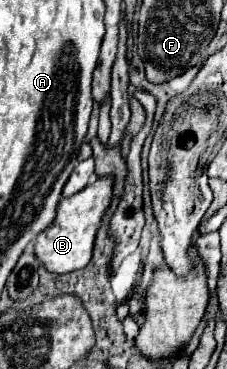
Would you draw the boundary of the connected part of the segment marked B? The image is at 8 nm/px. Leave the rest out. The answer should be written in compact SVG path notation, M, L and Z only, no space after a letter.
M102 176L90 182L84 190L70 198L62 198L58 204L58 212L54 218L54 224L40 232L40 236L34 242L34 252L38 260L56 274L66 274L84 268L94 252L96 234L102 226L102 218L108 212L108 206L114 196L114 176Z

